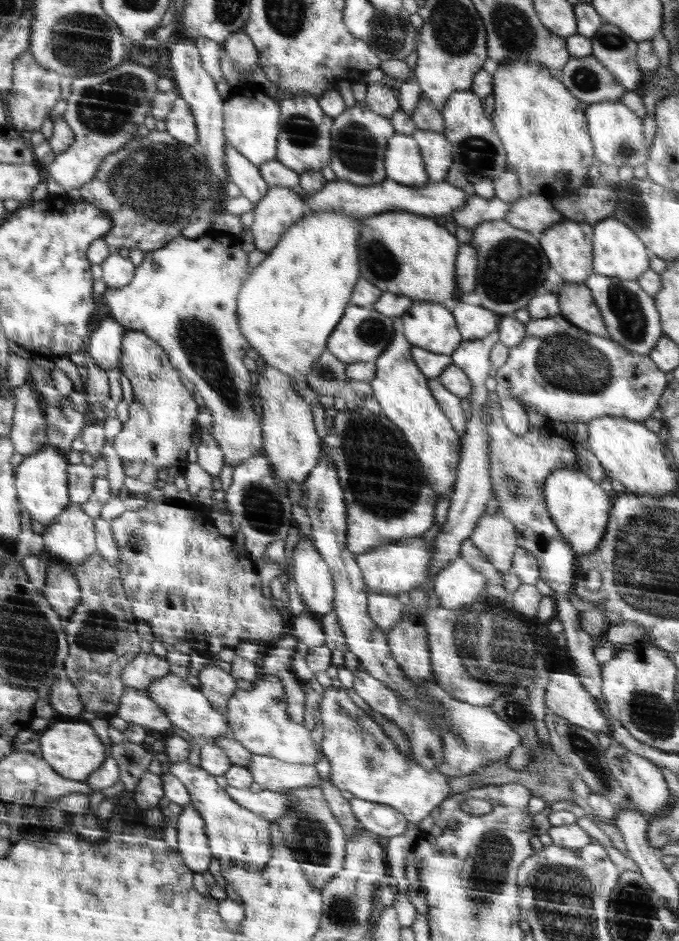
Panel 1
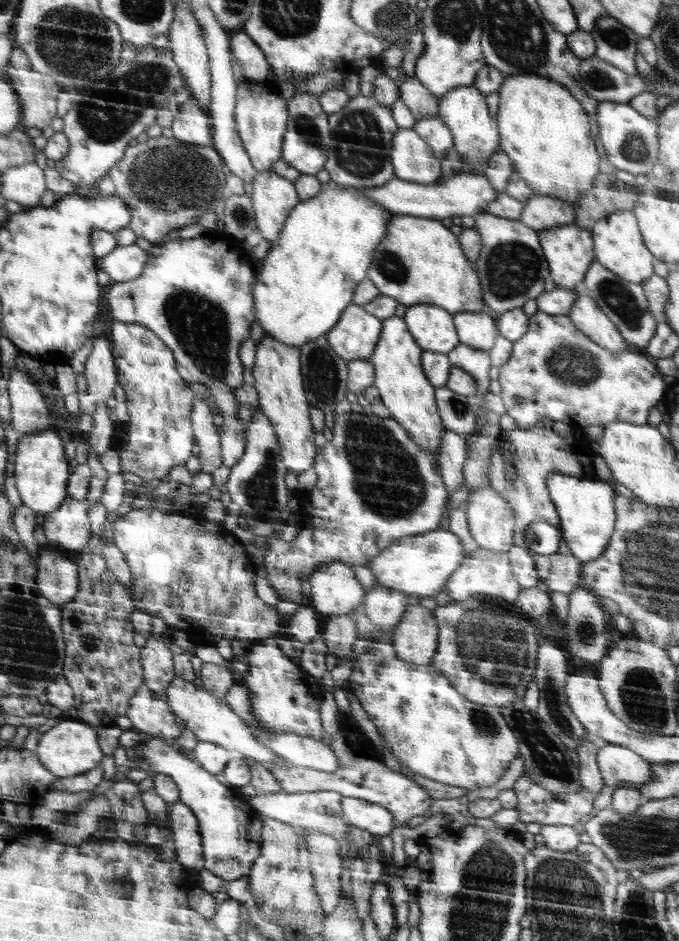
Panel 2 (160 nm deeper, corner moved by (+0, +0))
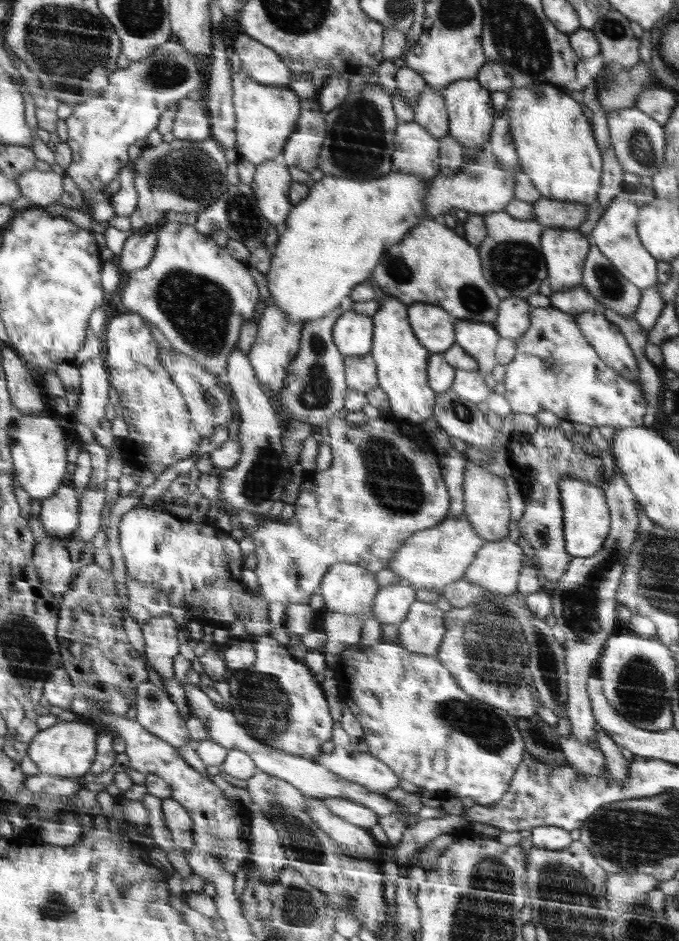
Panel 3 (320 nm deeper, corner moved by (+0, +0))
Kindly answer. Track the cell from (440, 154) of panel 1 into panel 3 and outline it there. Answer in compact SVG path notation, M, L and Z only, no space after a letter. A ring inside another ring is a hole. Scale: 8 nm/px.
M427 87L420 94L418 104L413 107L415 112L414 122L423 125L427 132L438 140L449 133L449 118L446 103L444 103L442 96L442 91L434 91Z

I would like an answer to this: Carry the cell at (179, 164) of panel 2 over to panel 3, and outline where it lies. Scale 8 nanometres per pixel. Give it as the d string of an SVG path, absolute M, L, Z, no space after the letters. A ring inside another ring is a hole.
M212 137L200 141L175 139L169 143L162 141L157 146L145 145L139 148L133 159L135 188L139 194L138 207L130 214L131 228L135 232L159 229L168 222L170 212L198 212L216 204L225 191L228 191L228 148Z

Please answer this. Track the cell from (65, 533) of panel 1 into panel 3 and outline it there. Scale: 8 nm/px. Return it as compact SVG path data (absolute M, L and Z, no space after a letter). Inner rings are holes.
M71 484L60 487L50 499L36 507L44 531L56 539L76 538L79 525L80 494Z

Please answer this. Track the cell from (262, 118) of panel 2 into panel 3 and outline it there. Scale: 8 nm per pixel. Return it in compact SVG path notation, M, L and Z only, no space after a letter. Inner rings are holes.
M236 72L232 79L236 130L238 134L237 149L240 158L255 165L267 160L275 160L282 154L287 141L295 133L302 115L302 98L296 96L287 86L276 87L260 84L248 77L247 72Z

